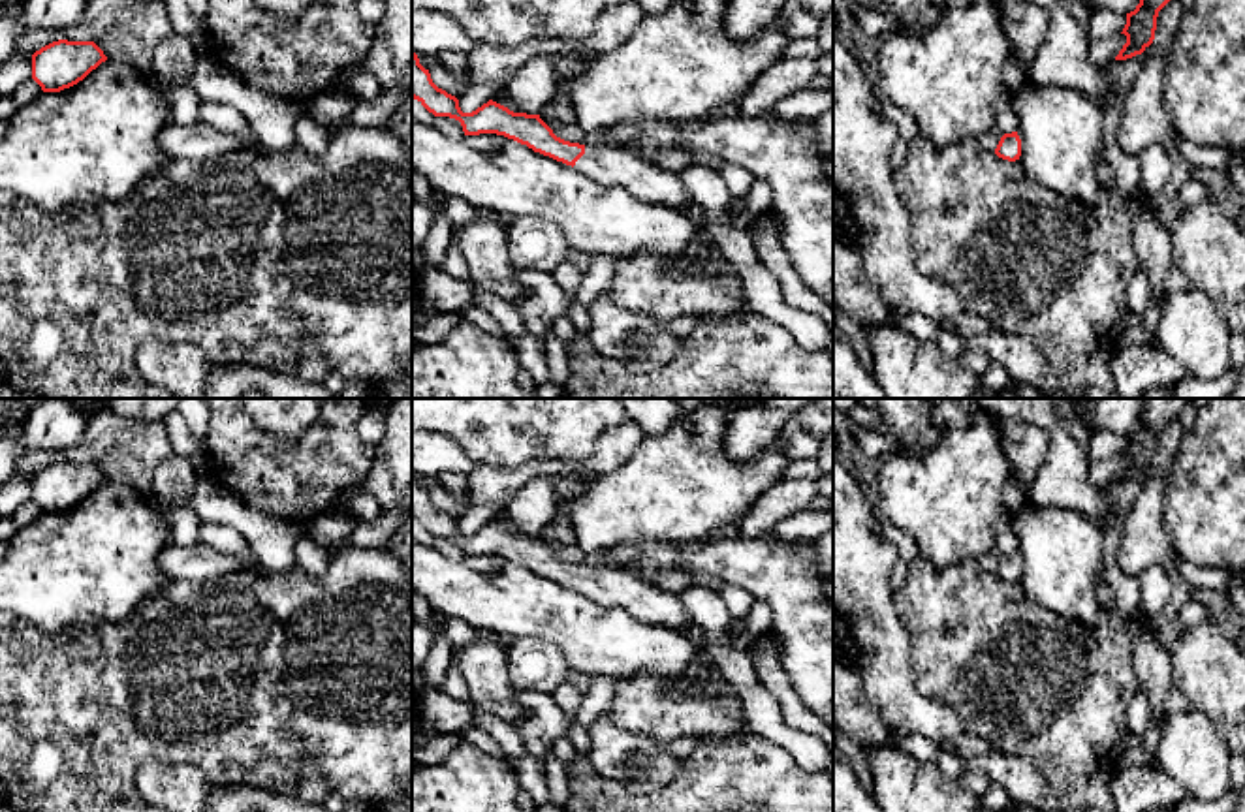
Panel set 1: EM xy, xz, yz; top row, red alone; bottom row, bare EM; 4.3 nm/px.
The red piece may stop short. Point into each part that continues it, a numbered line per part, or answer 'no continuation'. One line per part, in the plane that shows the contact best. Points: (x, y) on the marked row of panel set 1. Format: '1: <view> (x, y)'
1: xz (608, 166)

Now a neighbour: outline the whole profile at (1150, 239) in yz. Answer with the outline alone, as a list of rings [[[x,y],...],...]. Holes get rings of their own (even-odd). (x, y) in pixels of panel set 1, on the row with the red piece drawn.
[[[1140,184],[1128,199],[1132,244],[1138,254],[1138,263],[1149,274],[1151,299],[1162,306],[1168,293],[1164,278],[1174,267],[1174,252],[1166,229],[1155,212],[1143,205],[1143,194],[1145,188]]]

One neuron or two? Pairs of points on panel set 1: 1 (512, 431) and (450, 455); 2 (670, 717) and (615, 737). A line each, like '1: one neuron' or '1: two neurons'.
1: two neurons
2: two neurons

